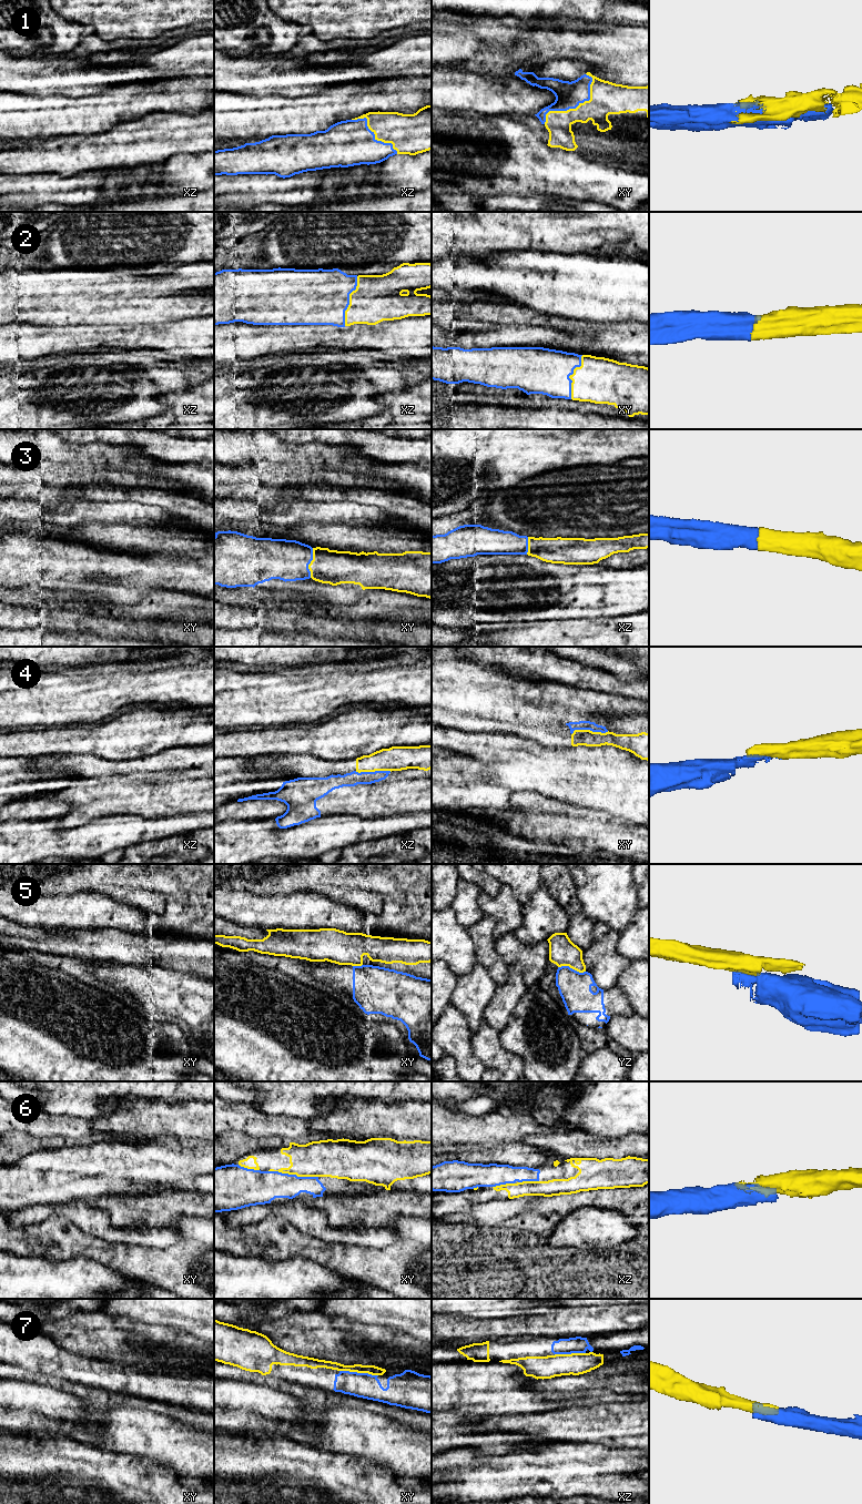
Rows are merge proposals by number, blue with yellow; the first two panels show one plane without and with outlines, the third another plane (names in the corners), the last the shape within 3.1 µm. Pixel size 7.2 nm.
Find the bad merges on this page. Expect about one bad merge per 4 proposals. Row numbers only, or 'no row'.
4, 5

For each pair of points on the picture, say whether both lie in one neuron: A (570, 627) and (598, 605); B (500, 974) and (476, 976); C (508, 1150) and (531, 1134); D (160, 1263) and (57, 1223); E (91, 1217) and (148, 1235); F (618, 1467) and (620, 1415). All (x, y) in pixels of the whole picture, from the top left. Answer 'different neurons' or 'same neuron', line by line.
A: different neurons
B: different neurons
C: different neurons
D: same neuron
E: same neuron
F: different neurons

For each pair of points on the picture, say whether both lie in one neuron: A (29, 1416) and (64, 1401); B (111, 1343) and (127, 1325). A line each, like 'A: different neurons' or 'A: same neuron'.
A: same neuron
B: different neurons

